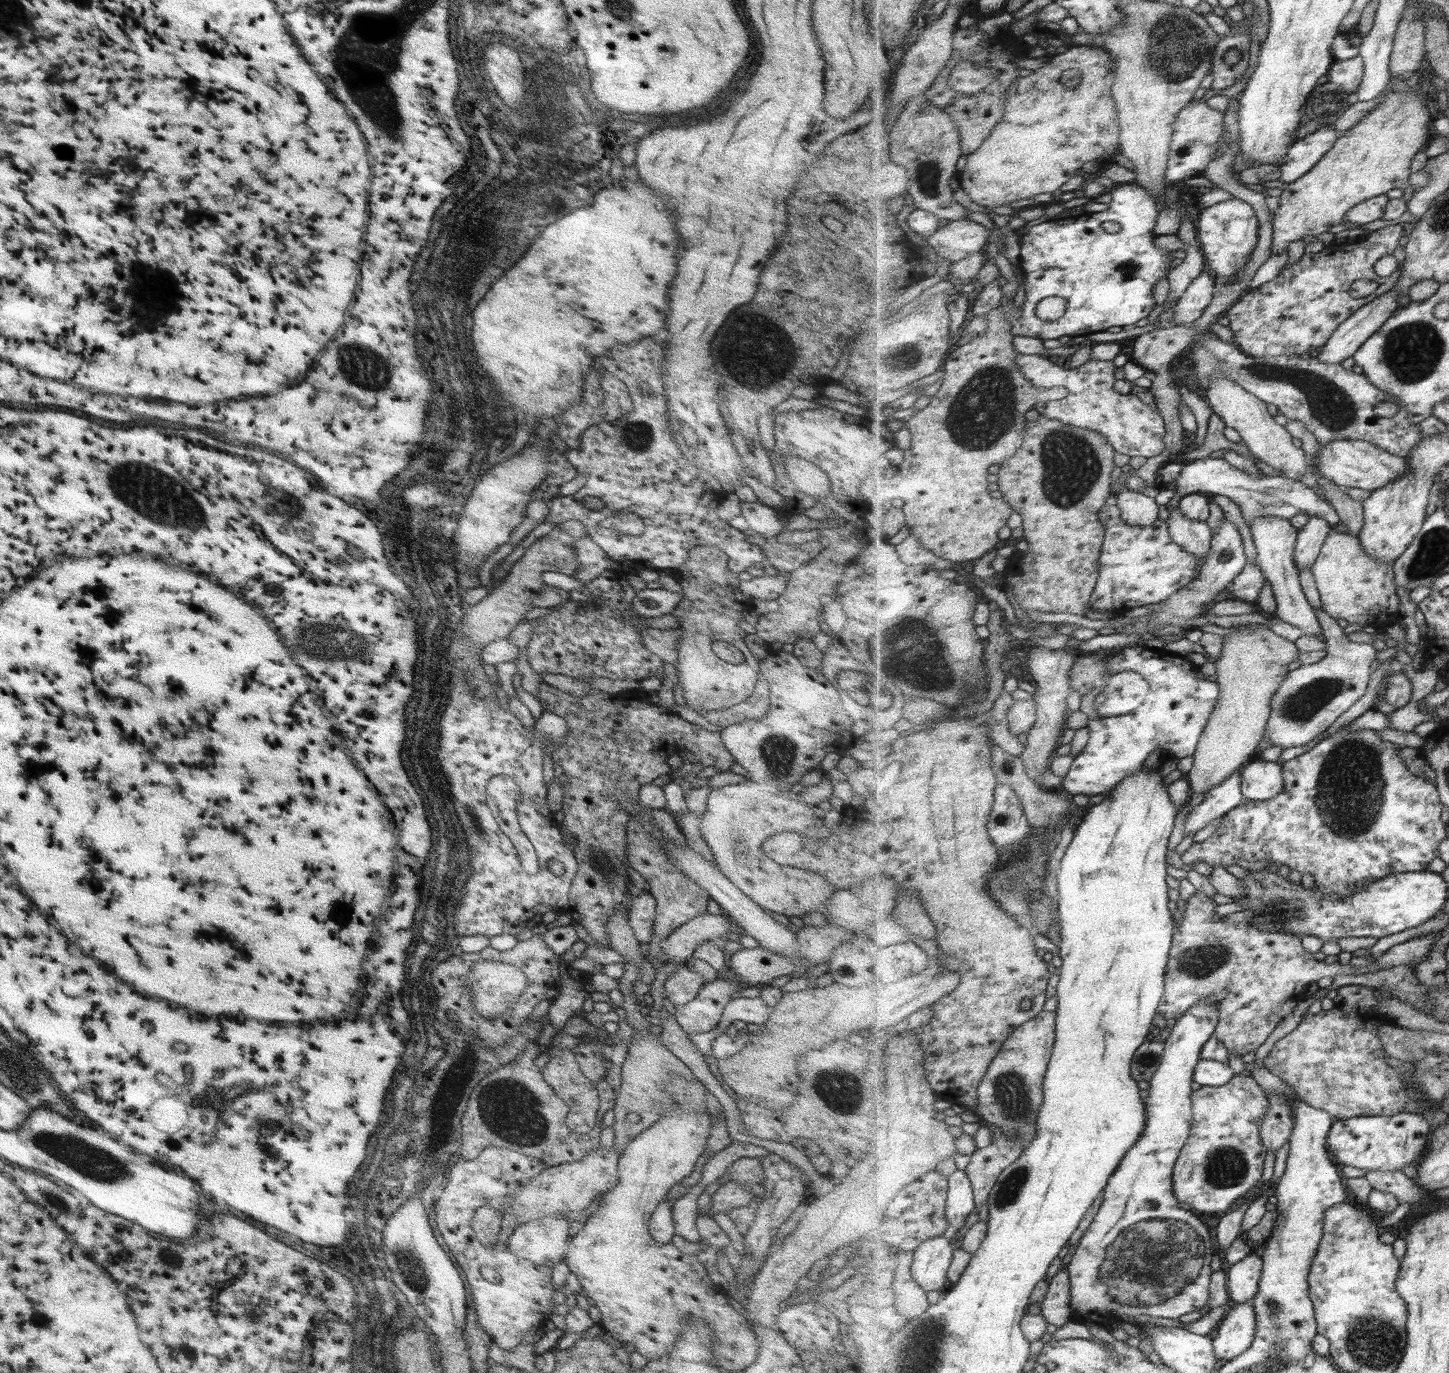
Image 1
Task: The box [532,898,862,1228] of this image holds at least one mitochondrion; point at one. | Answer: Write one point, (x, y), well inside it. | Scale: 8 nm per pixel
(838, 1091)

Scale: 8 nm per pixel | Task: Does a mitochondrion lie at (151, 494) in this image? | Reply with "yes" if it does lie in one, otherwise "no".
yes

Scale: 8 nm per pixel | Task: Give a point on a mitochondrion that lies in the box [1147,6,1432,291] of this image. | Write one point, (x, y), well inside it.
(1328, 99)

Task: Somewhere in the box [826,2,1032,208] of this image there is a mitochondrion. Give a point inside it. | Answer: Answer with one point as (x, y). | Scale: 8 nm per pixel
(929, 172)

